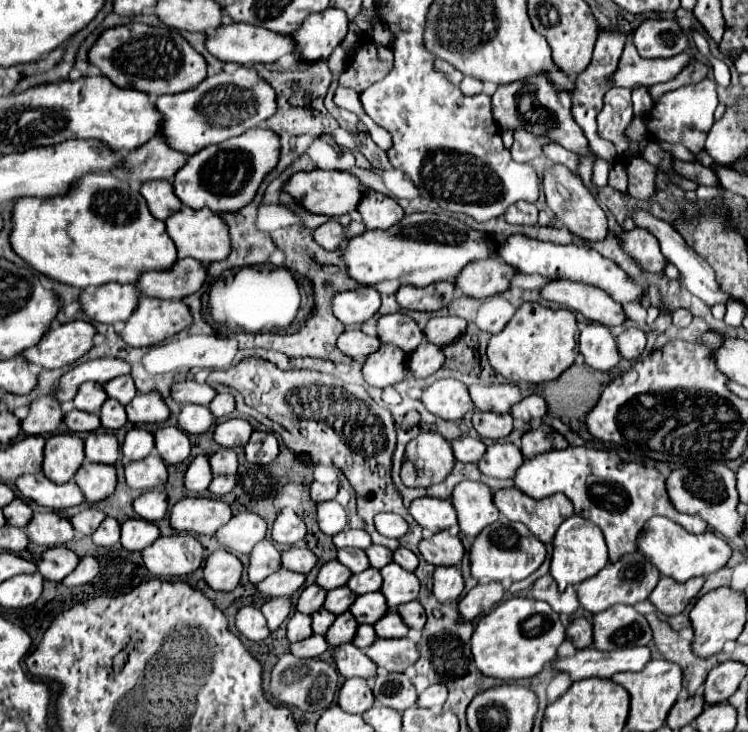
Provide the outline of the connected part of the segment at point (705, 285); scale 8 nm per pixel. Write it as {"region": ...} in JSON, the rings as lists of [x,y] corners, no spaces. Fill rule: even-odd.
{"region":[[[634,211],[632,219],[636,221],[638,227],[648,229],[648,231],[658,239],[658,243],[660,243],[660,247],[662,247],[662,255],[666,255],[666,259],[668,259],[670,263],[674,263],[674,265],[678,267],[678,271],[680,271],[678,283],[680,283],[682,287],[686,287],[692,295],[700,297],[700,299],[702,299],[704,303],[708,303],[710,307],[712,307],[714,303],[728,303],[728,301],[732,301],[726,293],[720,291],[720,287],[718,287],[718,283],[716,283],[716,277],[714,277],[714,271],[710,269],[710,265],[708,265],[694,249],[690,249],[690,247],[686,245],[686,241],[682,239],[682,235],[680,235],[670,223],[658,219],[658,217],[652,217],[652,215],[646,213],[646,211]]]}

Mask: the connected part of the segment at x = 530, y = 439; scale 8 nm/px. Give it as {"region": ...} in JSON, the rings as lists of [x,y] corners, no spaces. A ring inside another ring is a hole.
{"region":[[[540,425],[538,429],[528,431],[522,437],[522,447],[520,447],[522,455],[526,459],[532,459],[532,457],[536,457],[540,453],[556,449],[556,437],[558,437],[558,433],[548,425]]]}

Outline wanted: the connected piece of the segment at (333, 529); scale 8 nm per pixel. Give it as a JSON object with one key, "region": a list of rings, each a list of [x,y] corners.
{"region":[[[326,501],[318,505],[318,525],[322,533],[326,535],[336,535],[348,525],[346,509],[338,501]]]}

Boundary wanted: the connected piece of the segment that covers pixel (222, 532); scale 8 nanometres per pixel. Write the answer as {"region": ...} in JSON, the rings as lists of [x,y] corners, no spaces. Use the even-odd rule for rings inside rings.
{"region":[[[238,513],[216,531],[218,541],[232,553],[250,555],[254,545],[266,535],[266,521],[256,513]]]}

